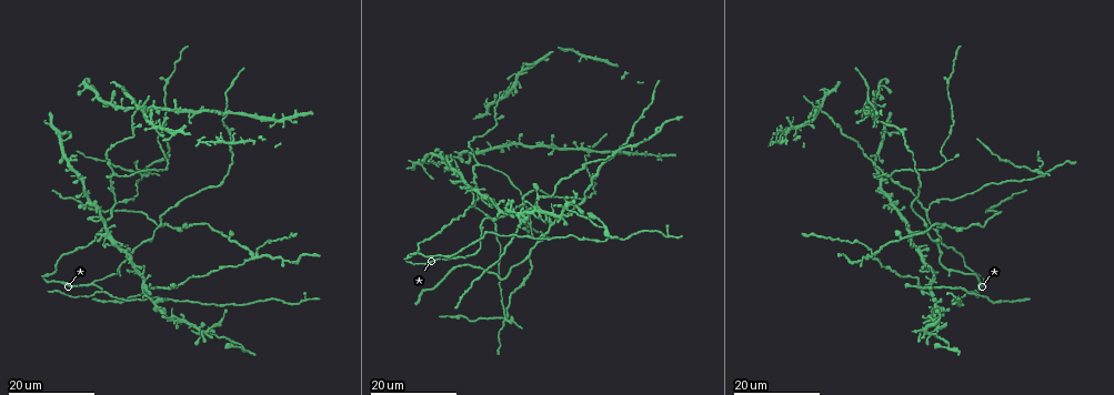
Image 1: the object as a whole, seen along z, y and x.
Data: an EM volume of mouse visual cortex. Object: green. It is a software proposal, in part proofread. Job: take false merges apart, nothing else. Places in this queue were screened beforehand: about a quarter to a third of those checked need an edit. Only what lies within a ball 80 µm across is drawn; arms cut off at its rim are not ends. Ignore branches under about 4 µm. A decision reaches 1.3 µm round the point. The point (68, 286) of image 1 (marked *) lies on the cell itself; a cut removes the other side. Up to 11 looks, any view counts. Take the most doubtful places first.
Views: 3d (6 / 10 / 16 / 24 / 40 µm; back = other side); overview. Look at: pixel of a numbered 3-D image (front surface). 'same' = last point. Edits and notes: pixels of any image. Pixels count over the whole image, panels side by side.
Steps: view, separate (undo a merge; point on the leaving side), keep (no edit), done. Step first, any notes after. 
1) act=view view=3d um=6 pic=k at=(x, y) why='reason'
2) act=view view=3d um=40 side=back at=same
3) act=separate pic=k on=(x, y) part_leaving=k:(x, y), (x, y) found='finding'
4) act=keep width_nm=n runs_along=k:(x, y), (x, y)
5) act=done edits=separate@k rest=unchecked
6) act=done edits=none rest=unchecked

act=view view=3d um=24 pic=1 at=(505, 317) why='looks like a crossing'

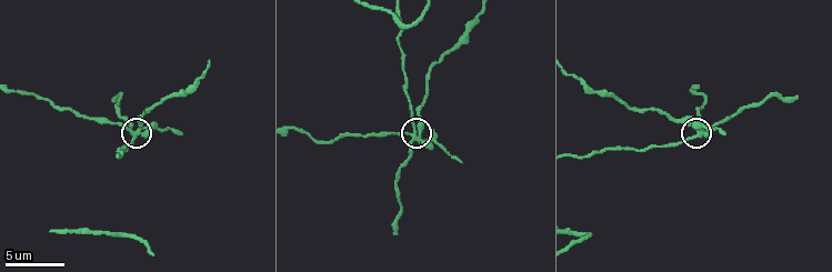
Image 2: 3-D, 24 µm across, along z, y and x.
act=view view=3d um=10 pic=2 at=(134, 133)

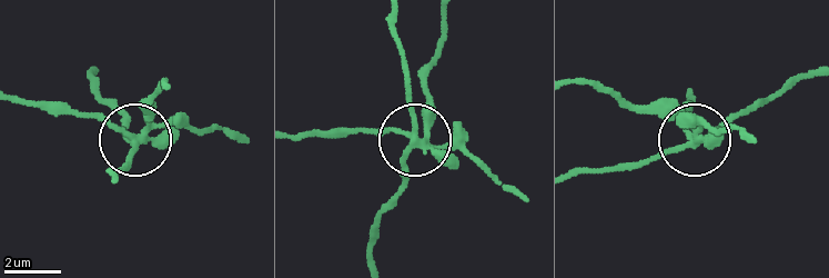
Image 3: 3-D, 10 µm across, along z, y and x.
act=separate pic=3 on=(461, 140) side_arm_um=18 arms=5 found='a second cell is stuck on'

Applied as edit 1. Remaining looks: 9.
act=view view=overview why='see it whole again'

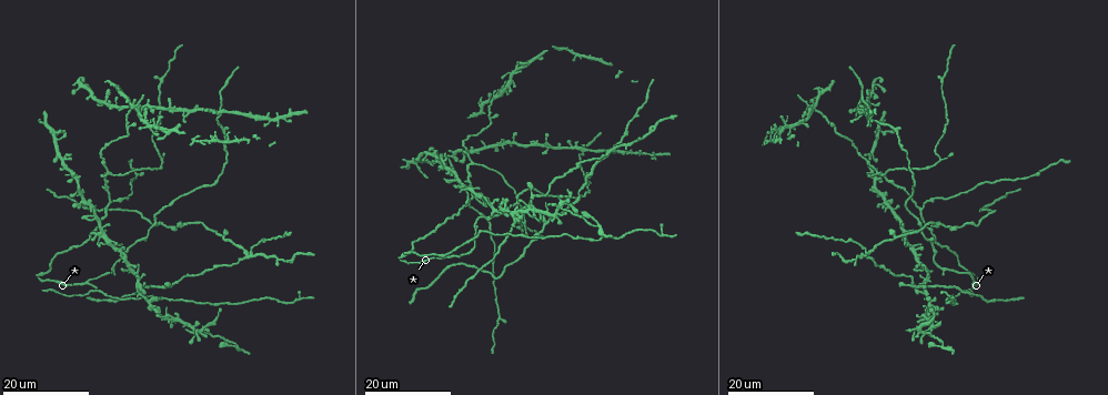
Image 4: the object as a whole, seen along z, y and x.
act=view view=3d um=24 pic=4 at=(608, 150) why='looks like a crossing'

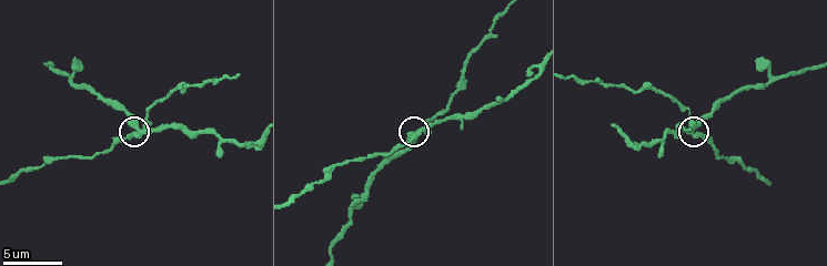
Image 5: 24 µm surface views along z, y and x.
act=view view=3d um=6 pic=5 at=(139, 130) why='zoom in'

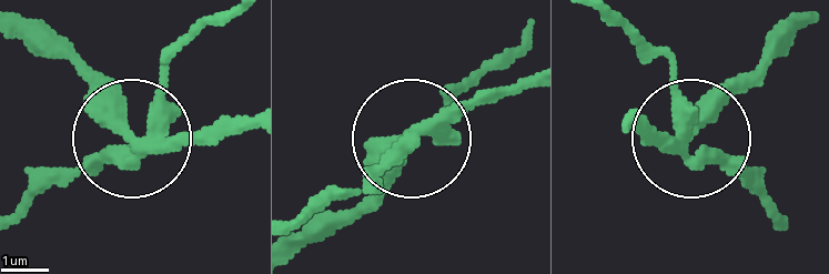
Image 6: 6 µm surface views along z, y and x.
act=separate pic=6 on=(90, 109) side_arm_um=24 part_leaving=6:(149, 142), (81, 70), (21, 34) found='two cells meet here'

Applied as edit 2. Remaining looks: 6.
act=view view=overview why='see it whole again'

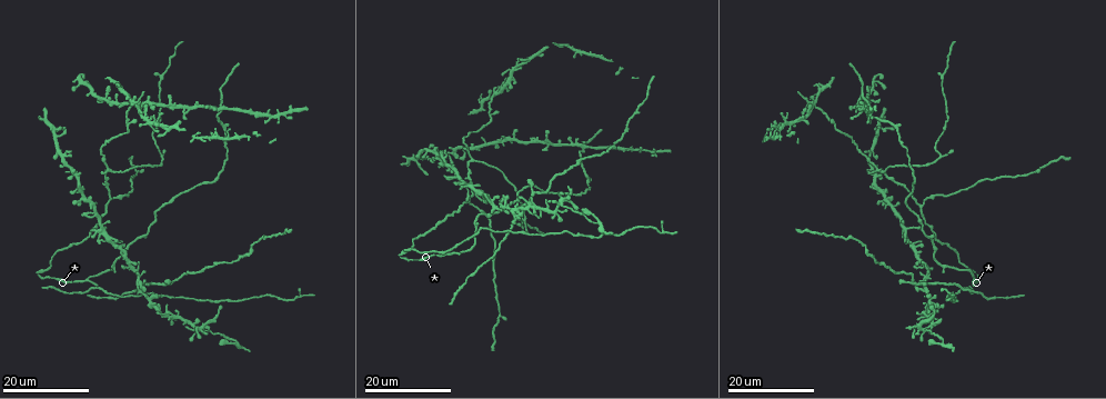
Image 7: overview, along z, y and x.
act=view view=3d um=24 pic=7 at=(471, 160) why='four arms meet'

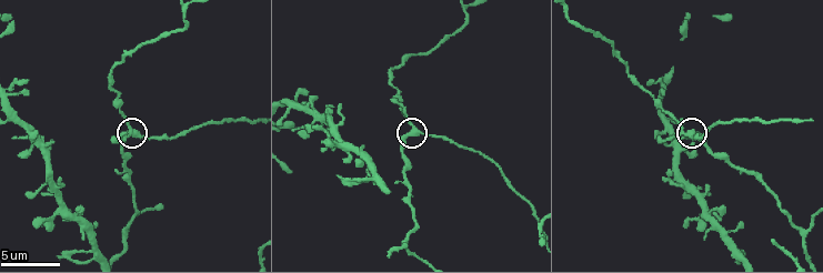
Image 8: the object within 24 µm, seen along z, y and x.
act=view view=3d um=10 pic=8 at=(135, 132)

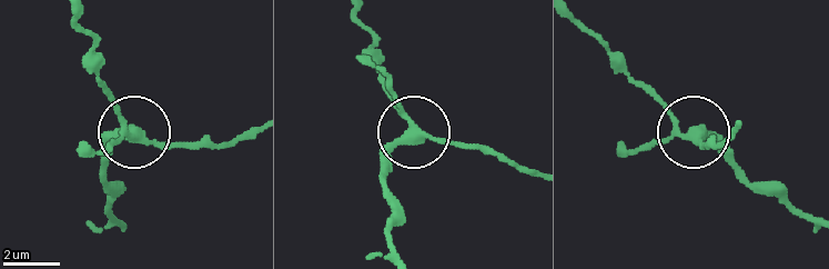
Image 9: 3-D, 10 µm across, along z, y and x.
act=keep arms=4 runs_along=9:(392, 248), (382, 177), (390, 155), (418, 133), (487, 148) found='one cell here'

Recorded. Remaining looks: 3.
act=view view=3d um=24 pic=7 at=(560, 200) why='looks like a crossing'

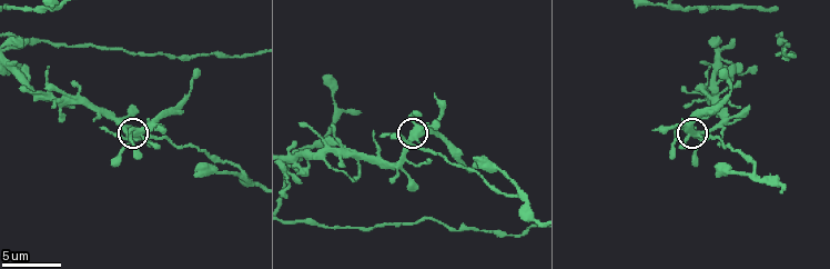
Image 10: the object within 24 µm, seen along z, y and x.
act=view view=3d um=10 pic=10 at=(696, 132)

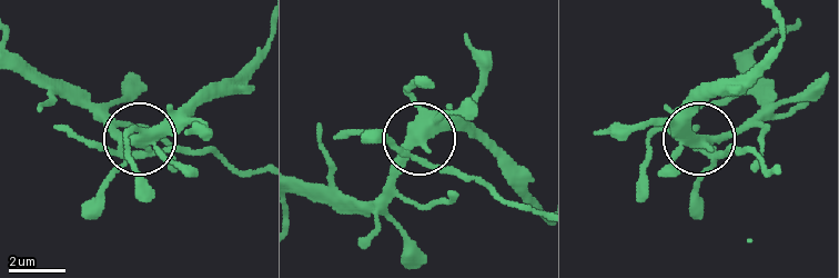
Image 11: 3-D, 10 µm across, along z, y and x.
act=separate pic=11 on=(103, 190) part_leaving=11:(122, 152), (205, 152), (255, 174) found='two cells meet here'

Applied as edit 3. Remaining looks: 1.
act=done edits=separate@3,separate@6,separate@11 rest=unchecked

